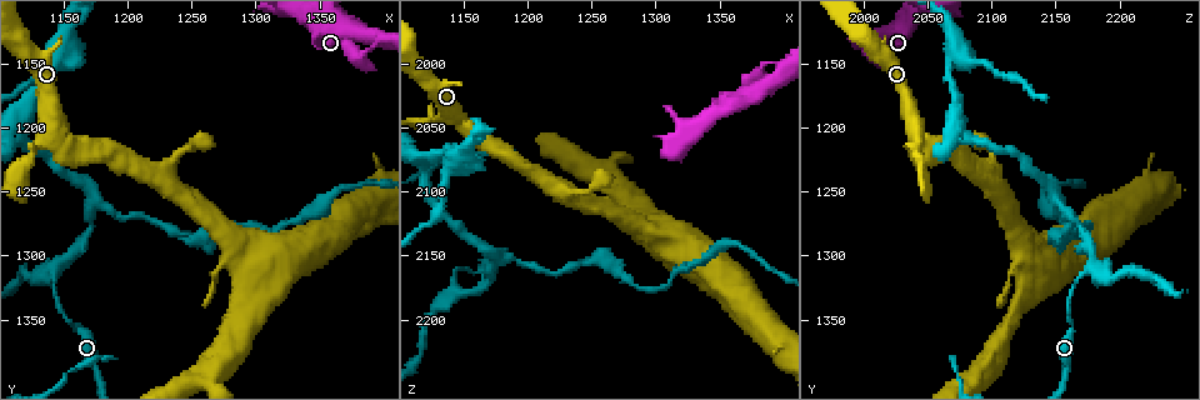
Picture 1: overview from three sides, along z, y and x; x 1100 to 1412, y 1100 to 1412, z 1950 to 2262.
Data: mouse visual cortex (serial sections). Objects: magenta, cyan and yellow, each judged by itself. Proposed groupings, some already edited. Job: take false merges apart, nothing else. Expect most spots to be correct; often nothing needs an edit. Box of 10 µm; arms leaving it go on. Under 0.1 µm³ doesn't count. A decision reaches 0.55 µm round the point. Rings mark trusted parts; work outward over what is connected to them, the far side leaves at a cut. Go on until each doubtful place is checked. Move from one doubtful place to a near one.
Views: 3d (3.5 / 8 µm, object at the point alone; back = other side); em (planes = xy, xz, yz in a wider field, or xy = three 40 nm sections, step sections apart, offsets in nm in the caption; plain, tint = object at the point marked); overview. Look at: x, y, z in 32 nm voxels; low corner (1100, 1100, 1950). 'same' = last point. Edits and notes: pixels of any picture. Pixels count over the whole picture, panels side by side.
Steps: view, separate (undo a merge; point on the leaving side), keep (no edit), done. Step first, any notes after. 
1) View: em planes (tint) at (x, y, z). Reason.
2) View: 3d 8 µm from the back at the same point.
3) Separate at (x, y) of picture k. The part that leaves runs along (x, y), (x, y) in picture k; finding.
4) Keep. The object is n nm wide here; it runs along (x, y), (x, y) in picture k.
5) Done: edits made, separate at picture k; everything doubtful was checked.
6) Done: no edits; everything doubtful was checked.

View: 3d 3.5 µm from the back at (1178, 1258, 2152). Arms part here.

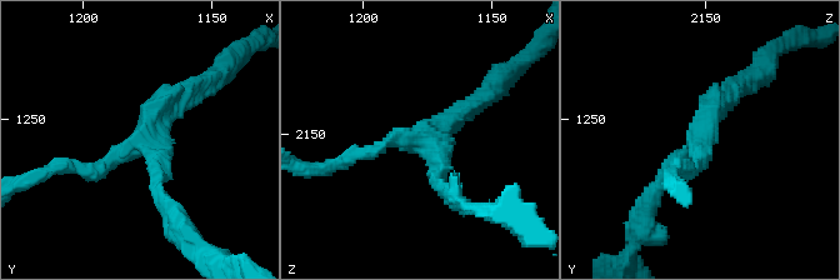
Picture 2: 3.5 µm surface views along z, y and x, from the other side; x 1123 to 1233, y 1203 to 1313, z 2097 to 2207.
Keep. The arms are 200, 200, 250 nm wide; it runs along (649, 201), (731, 86) in picture 2; continuous, no second cell.

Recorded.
View: 3d 3.5 µm at (1148, 1142, 2072). Sharp bend.

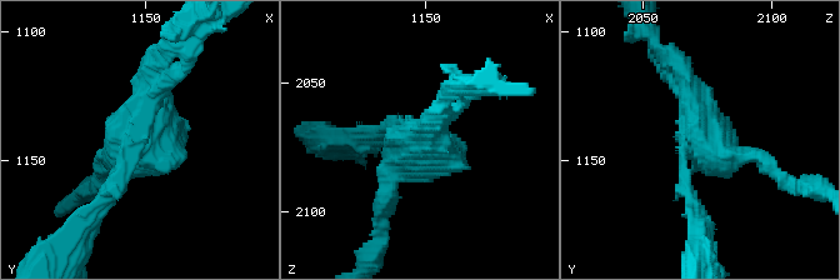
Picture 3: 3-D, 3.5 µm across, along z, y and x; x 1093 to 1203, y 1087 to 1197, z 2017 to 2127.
View: em planes (tint) at (1147, 1143, 2072). Shape alone is not enough.

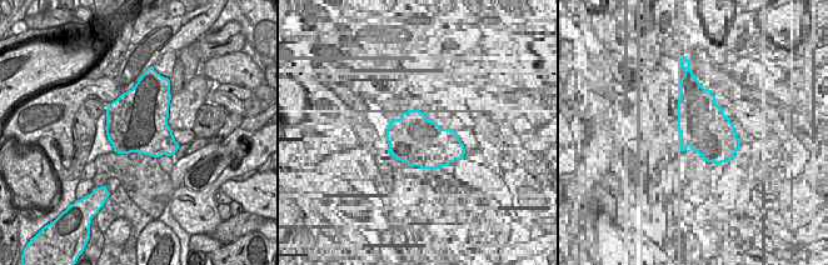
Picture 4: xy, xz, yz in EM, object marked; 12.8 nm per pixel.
Separate at (739, 156) of picture 3. The part that leaves runs along (693, 145), (760, 156), (791, 184) in picture 3; a second cell is stuck on.

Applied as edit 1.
View: overview.

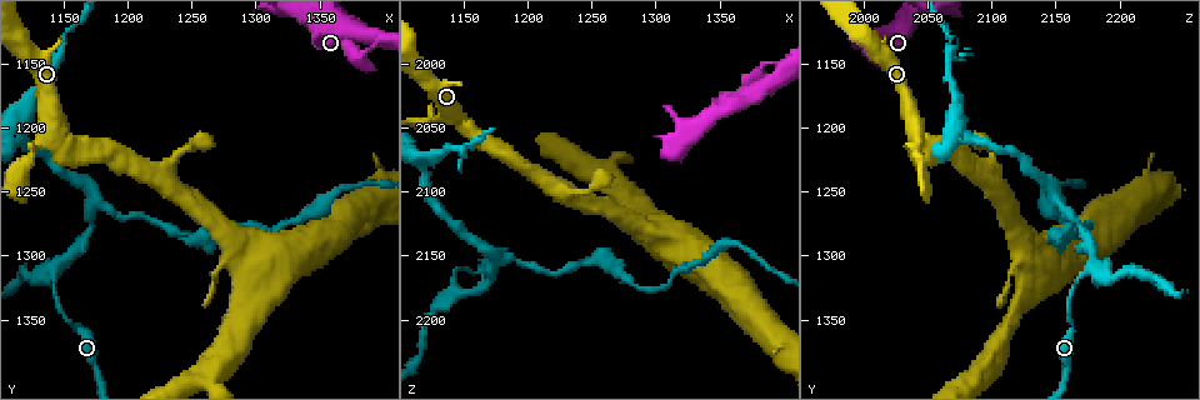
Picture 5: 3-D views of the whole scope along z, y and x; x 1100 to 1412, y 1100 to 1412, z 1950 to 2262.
View: 3d 8 µm at (1390, 1138, 2000). Abrupt turn.

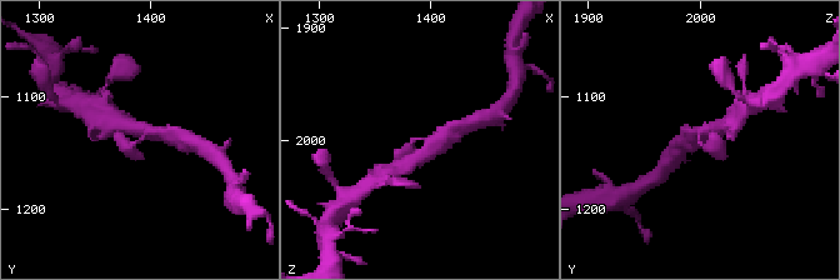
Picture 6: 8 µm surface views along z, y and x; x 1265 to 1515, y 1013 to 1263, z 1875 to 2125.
View: em xy step 5 (tint) at the same point.

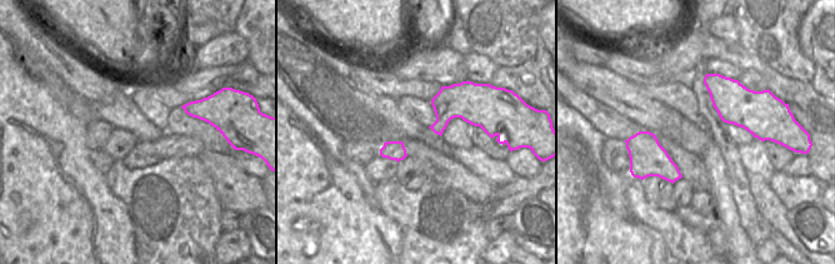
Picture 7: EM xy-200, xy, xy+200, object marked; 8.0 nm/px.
Keep. One cell here.

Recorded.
Done: edits made, separate at picture 3; everything doubtful was checked.

